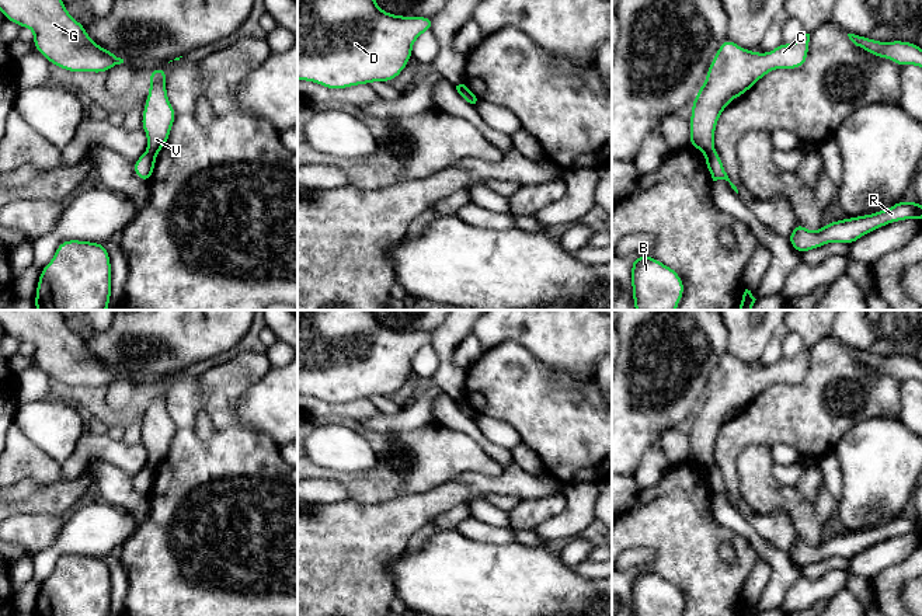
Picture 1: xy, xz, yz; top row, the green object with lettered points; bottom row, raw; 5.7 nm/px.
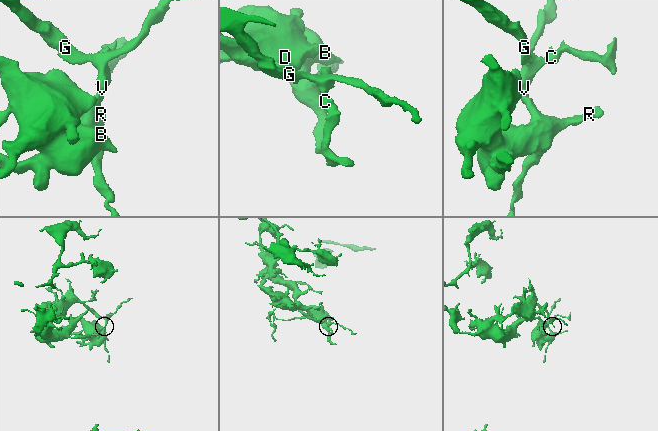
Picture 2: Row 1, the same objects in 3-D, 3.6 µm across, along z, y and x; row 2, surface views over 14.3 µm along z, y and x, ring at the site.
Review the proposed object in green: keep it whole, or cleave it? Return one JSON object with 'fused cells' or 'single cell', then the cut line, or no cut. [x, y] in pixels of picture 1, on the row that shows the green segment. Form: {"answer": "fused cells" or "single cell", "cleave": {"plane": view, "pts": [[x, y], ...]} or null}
{"answer": "fused cells", "cleave": {"plane": "xy", "pts": [[148, 150], [156, 153]]}}

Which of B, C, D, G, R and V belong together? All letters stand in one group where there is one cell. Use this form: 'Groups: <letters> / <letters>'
Groups: B D R / C G V

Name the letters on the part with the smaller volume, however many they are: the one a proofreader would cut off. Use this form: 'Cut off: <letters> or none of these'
Cut off: C, G, V

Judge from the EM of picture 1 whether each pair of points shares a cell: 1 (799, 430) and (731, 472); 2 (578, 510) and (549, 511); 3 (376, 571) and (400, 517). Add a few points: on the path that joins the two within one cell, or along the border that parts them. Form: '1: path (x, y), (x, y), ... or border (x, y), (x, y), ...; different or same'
1: path (776, 430), (751, 430), (731, 449); same
2: border (562, 493), (566, 507), (533, 529); different
3: path (376, 557), (376, 540), (386, 531); same

